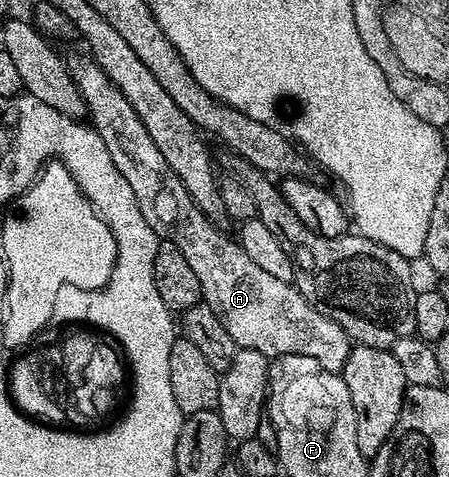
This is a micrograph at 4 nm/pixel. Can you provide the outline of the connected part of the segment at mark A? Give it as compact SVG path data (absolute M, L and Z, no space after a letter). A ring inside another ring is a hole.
M82 52L74 59L69 59L68 69L86 105L89 125L94 127L100 140L104 140L104 148L108 148L108 156L112 156L112 164L116 164L120 176L128 180L128 188L132 188L132 196L136 196L136 204L140 204L140 216L148 220L148 228L152 228L161 241L171 242L176 244L176 248L180 248L180 253L188 259L188 265L195 270L196 277L200 280L204 302L216 316L220 316L220 324L228 328L228 336L232 336L236 345L244 350L260 352L271 360L283 358L286 354L295 354L304 356L311 362L318 362L320 368L333 374L342 371L352 345L344 328L336 320L328 320L324 312L317 310L298 291L297 285L276 280L276 276L264 272L264 268L258 267L250 259L248 252L244 252L241 241L234 239L233 242L228 235L218 231L221 229L215 223L206 219L204 212L196 208L192 196L188 196L188 188L180 184L180 176L176 176L176 172L168 168L168 160L164 160L160 148L156 148L156 140L148 136L148 128L144 128L136 108L132 108L128 100L124 100L124 92L120 92L120 88L116 88L116 84L108 80L104 68L100 68L100 64L96 64L89 53Z

